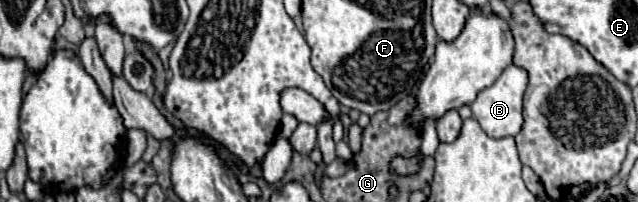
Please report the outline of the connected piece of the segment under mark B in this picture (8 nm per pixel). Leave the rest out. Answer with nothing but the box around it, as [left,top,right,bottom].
[471,66,527,138]

